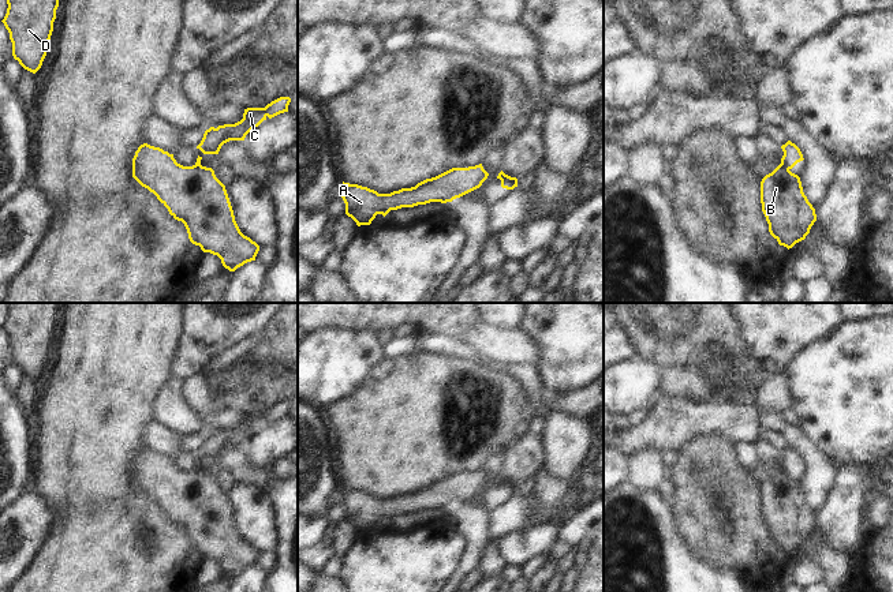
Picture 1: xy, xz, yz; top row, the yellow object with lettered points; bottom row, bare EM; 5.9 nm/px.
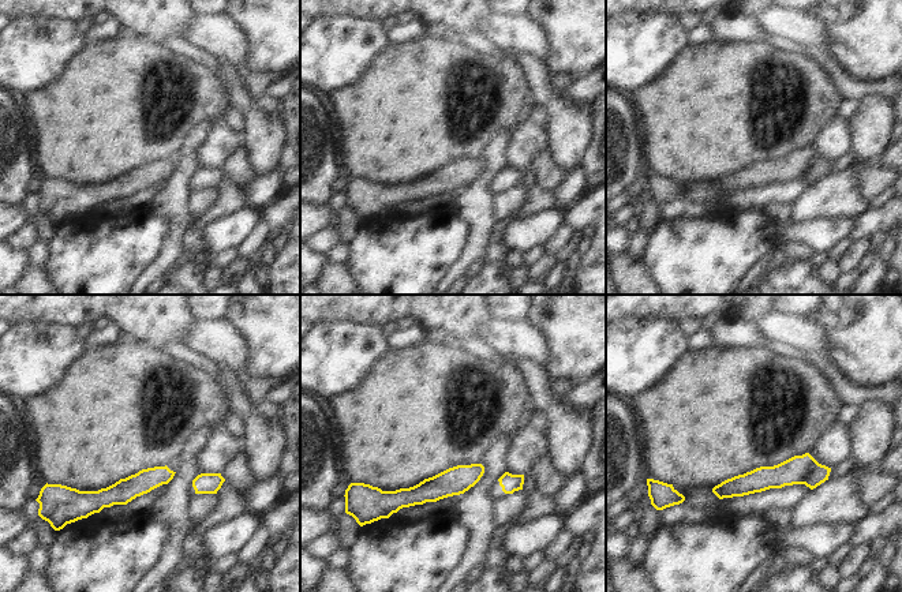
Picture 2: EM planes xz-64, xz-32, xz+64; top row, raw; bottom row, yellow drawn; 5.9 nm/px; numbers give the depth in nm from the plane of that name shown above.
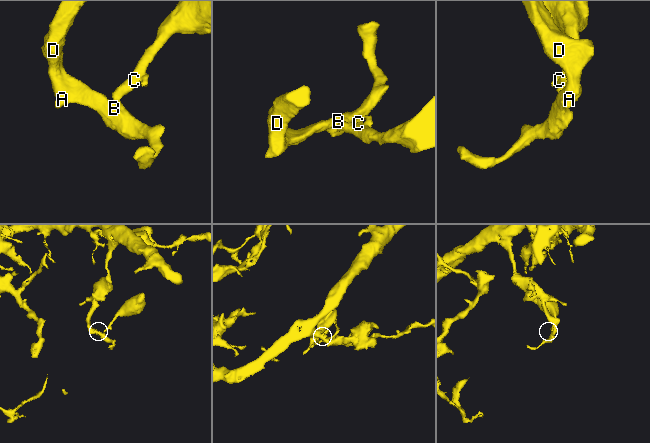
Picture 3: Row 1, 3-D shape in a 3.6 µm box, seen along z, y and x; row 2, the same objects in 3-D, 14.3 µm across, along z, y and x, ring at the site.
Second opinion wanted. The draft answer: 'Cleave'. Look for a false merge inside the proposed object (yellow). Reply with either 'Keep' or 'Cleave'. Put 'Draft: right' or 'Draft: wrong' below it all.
Cleave
Draft: right

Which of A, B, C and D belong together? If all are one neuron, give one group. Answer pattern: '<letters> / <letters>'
A B D / C

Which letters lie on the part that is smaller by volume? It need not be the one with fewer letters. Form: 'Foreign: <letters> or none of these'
Foreign: C

